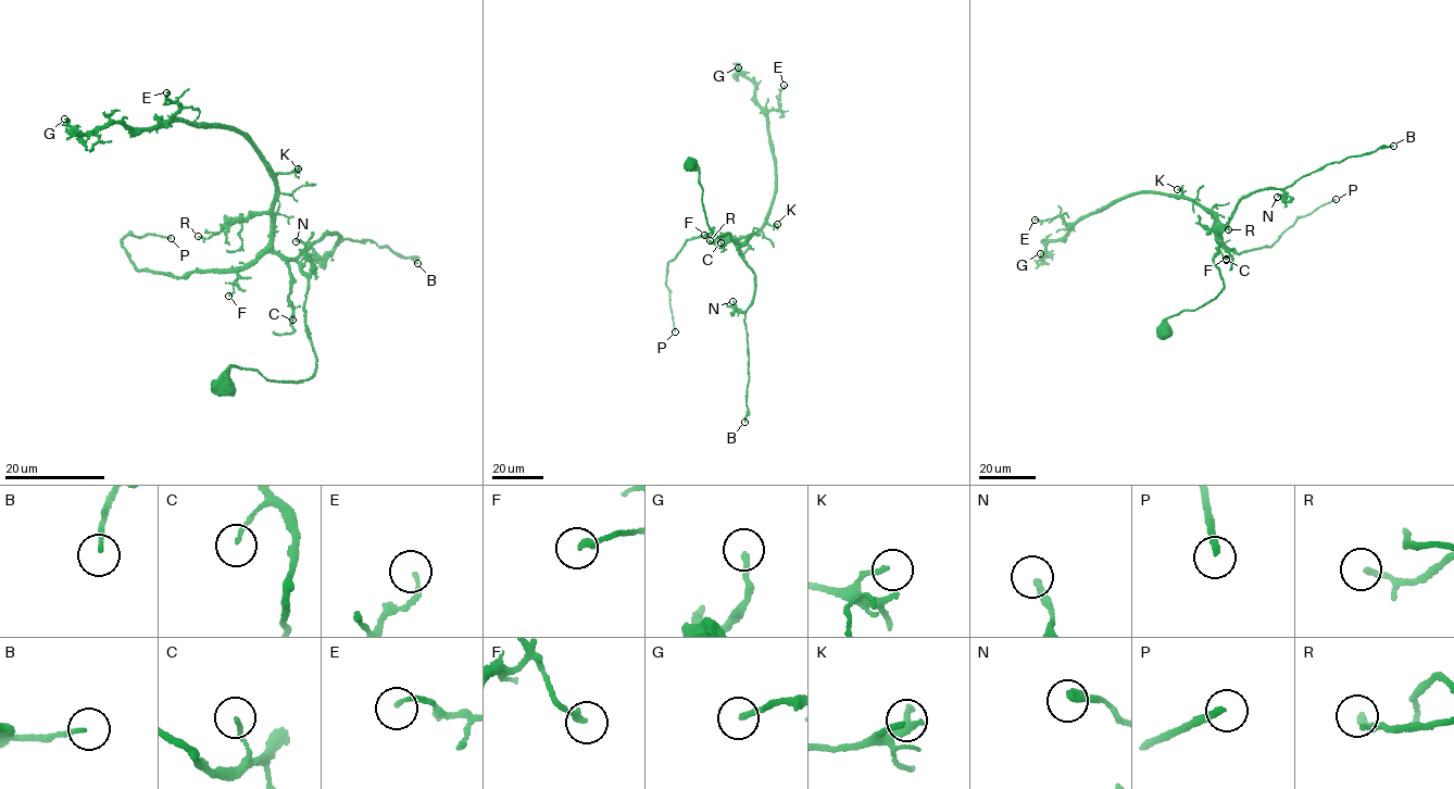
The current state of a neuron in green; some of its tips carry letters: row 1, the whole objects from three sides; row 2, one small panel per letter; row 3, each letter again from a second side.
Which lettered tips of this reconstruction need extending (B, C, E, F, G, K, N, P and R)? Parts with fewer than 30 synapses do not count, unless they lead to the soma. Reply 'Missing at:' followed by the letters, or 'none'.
Missing at: P

